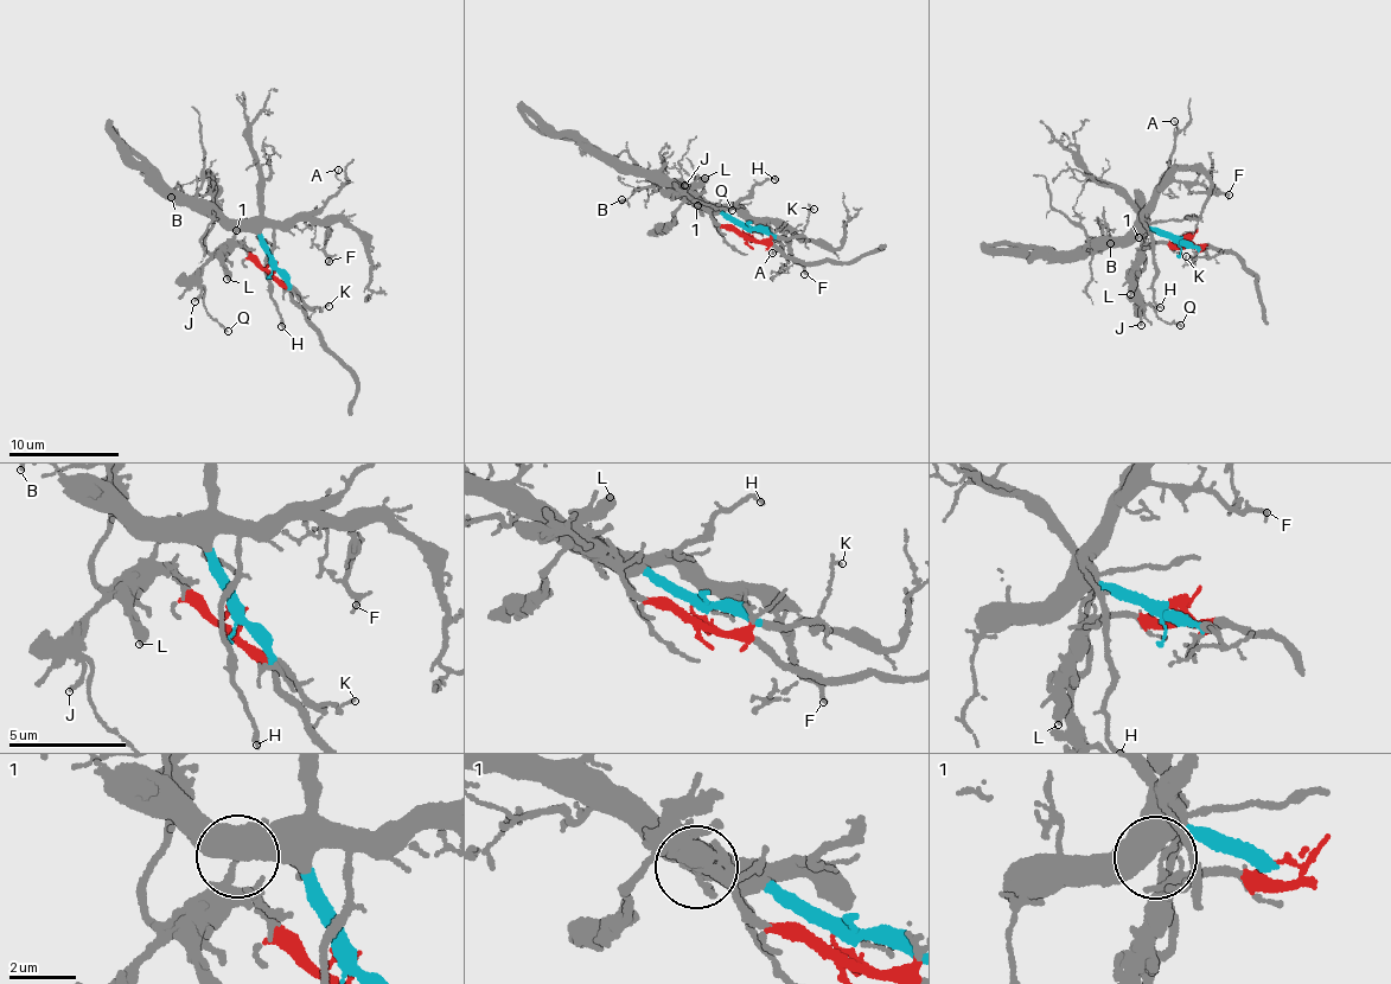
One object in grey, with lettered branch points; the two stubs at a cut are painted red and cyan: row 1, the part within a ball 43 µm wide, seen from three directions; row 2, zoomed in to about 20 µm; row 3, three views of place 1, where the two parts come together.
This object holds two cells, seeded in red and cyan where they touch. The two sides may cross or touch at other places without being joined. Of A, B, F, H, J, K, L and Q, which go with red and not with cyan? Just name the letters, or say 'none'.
J, L, Q

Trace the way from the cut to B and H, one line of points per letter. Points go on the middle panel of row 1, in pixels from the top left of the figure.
B: (745, 230), (718, 211), (694, 205), (678, 193), (656, 186), (636, 190), (621, 199)
H: (745, 230), (745, 223), (720, 210), (735, 204), (767, 177), (776, 180)

